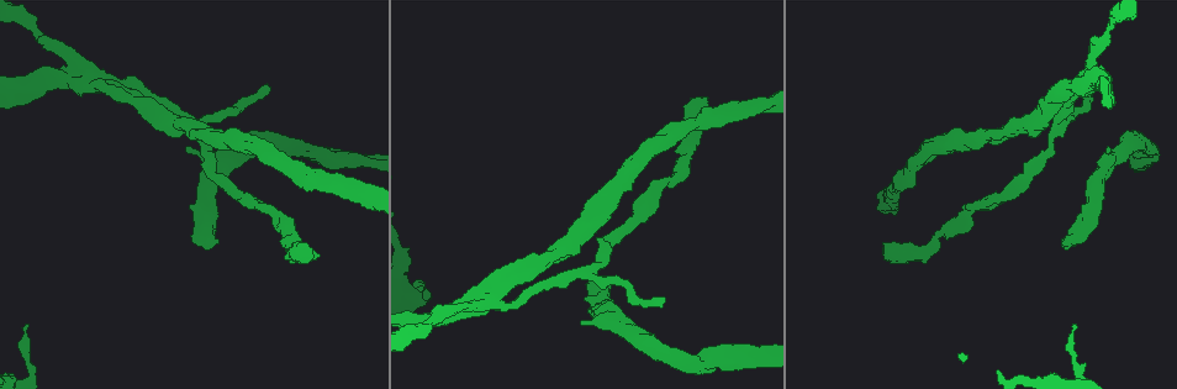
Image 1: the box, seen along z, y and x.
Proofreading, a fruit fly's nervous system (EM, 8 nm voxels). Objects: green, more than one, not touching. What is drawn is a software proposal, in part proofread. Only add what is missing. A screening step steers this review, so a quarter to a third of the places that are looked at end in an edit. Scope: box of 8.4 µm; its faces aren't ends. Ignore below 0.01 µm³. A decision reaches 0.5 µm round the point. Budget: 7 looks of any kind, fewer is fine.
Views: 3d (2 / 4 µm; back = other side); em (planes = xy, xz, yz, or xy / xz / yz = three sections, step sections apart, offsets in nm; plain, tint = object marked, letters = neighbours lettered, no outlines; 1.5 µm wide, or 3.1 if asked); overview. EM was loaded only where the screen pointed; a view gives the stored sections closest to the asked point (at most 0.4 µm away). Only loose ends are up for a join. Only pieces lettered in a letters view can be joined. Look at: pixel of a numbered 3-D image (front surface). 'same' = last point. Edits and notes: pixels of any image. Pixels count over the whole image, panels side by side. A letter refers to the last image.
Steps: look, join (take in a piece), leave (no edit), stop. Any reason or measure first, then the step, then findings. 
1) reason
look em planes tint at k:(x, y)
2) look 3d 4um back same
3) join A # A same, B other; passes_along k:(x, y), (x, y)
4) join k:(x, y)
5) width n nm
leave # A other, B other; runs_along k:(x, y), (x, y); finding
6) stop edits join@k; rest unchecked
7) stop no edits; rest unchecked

free end
look 3d 2um at 1:(1110, 149)

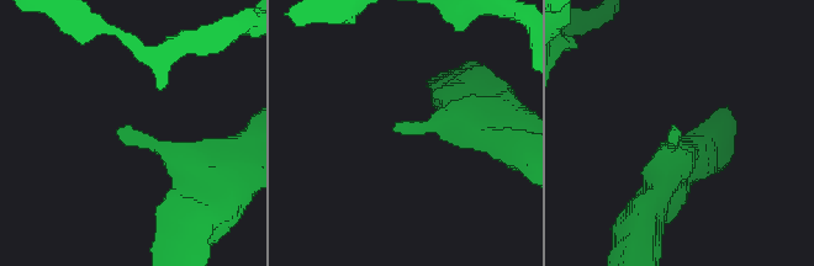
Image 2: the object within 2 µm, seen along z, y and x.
shape alone is not enough
look em xy step 4 letters at 2:(676, 132)

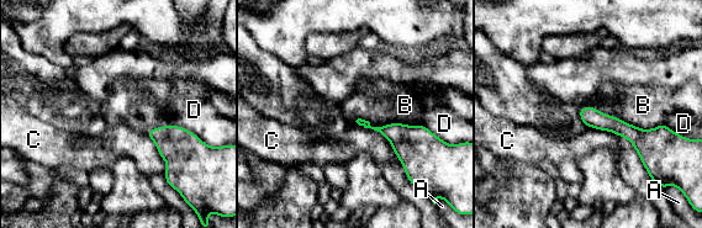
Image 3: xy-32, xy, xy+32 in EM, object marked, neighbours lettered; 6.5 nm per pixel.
leave # A other, B other, C other, D other; runs_along 3:(582, 111), (635, 136), (663, 136); no lettered piece goes on from it

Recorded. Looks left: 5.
branch stops here
look 3d 2um at 1:(117, 79)

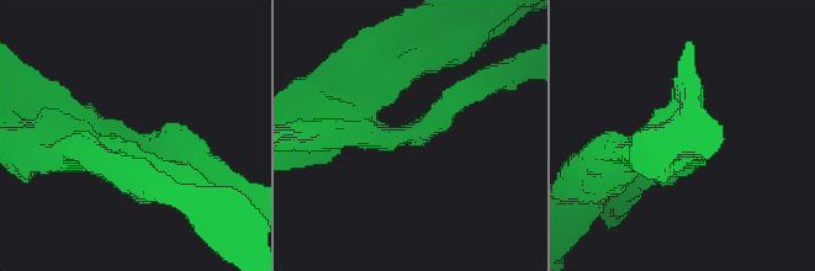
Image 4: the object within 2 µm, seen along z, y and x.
look em planes tint at 4:(406, 138)

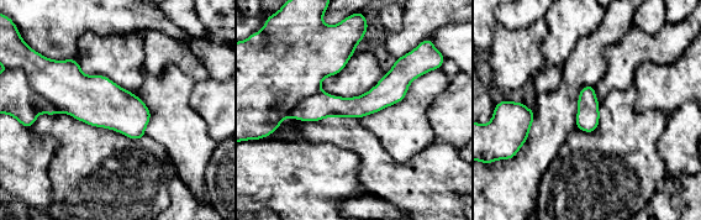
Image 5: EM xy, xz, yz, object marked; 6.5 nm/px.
look em planes letters same

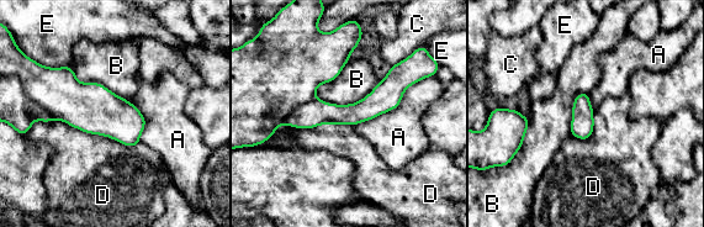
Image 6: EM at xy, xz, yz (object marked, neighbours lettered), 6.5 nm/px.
width 150 nm
leave # A other, B other, C other, D other, E other; border 6:(27, 131), (62, 120), (138, 146); none of them fits

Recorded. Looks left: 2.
tapers out
look em xy step 4 letters at 1:(1075, 326)

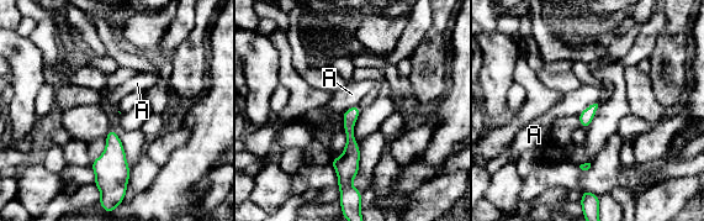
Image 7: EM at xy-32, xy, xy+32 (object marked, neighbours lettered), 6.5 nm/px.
look em planes letters same

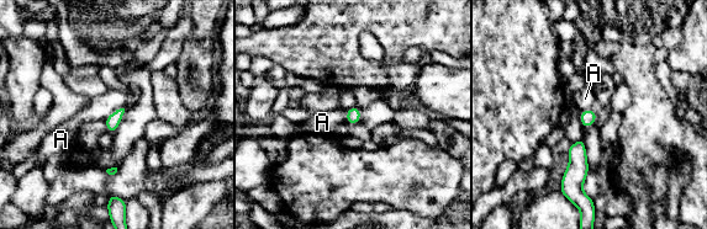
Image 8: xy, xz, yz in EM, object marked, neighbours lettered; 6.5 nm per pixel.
leave # A other; border 8:(124, 107), (116, 108), (104, 120); no lettered piece goes on from it

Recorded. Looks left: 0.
stop no edits; rest unchecked

